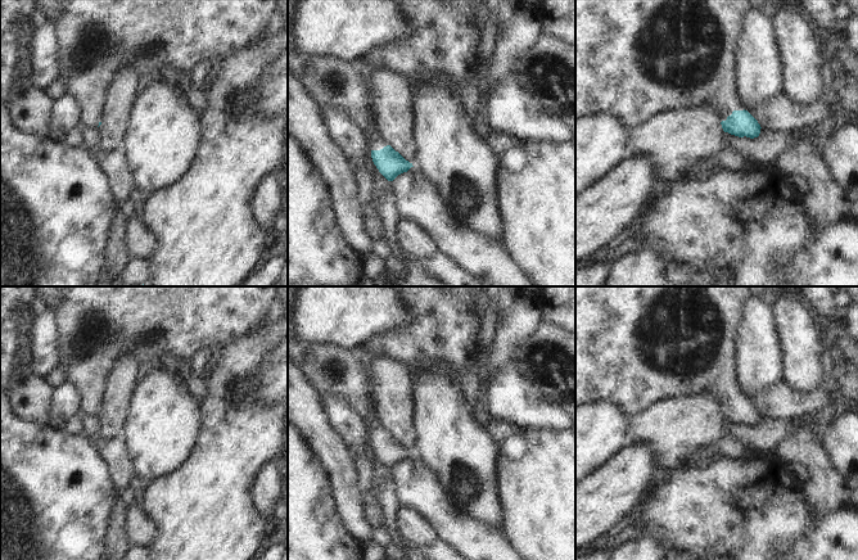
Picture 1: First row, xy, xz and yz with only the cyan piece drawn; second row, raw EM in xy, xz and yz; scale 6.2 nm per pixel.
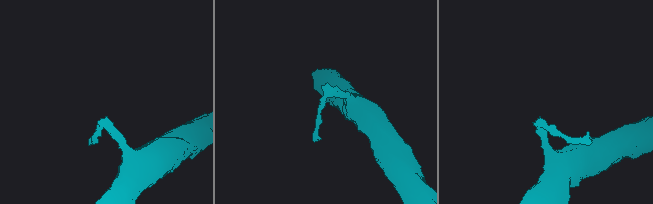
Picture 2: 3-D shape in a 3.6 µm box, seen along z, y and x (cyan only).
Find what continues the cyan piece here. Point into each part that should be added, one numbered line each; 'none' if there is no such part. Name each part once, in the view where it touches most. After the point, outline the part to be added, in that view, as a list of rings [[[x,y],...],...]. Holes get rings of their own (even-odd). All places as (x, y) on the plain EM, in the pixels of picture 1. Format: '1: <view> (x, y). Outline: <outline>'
1: yz (635, 346). Outline: [[[575,286],[575,408],[583,403],[610,401],[631,417],[664,401],[710,397],[722,410],[733,398],[744,398],[737,383],[735,335],[749,295],[748,286]]]

